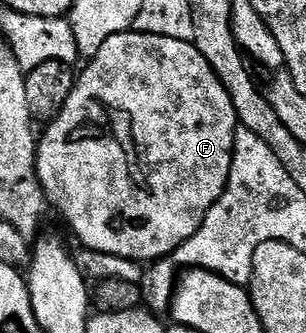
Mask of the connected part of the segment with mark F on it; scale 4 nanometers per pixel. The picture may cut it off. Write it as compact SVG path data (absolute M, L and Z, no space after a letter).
M131 29L116 37L108 37L108 41L100 45L100 53L96 53L96 57L89 60L85 66L75 78L72 97L68 97L64 109L60 109L56 118L43 130L46 131L43 135L41 132L36 143L38 179L46 192L46 202L53 210L55 207L62 214L63 221L74 230L74 239L88 250L98 251L100 254L114 254L141 265L165 259L180 245L184 245L188 237L196 234L214 202L224 193L232 169L234 133L240 126L238 114L232 105L232 97L228 97L228 89L224 89L212 65L204 61L200 49L193 43L176 41L172 37L146 35L142 31Z

